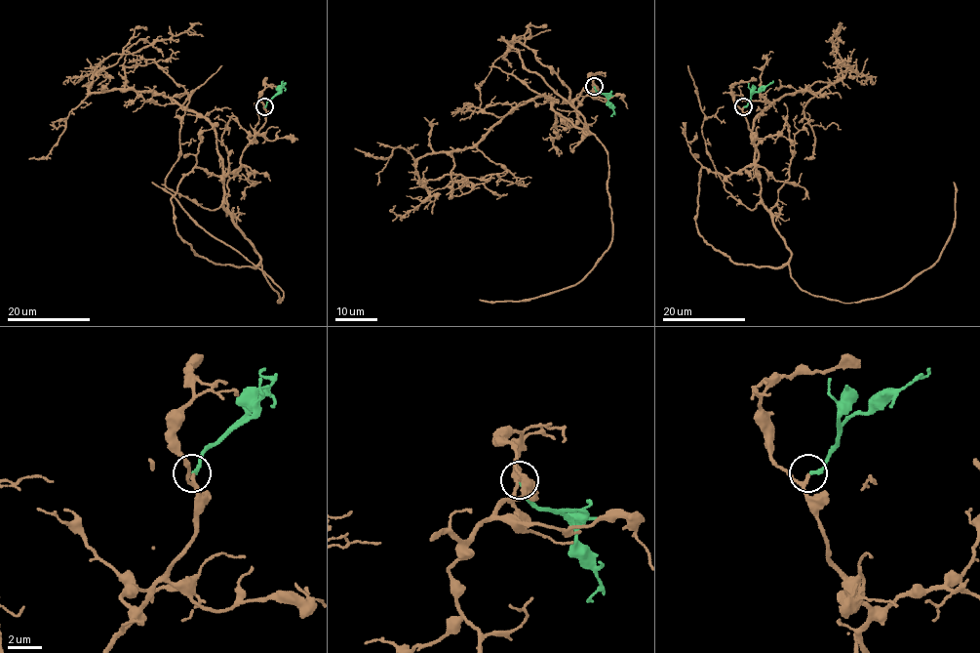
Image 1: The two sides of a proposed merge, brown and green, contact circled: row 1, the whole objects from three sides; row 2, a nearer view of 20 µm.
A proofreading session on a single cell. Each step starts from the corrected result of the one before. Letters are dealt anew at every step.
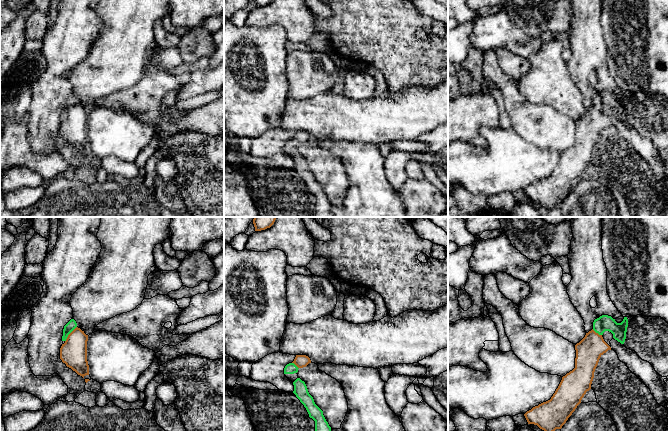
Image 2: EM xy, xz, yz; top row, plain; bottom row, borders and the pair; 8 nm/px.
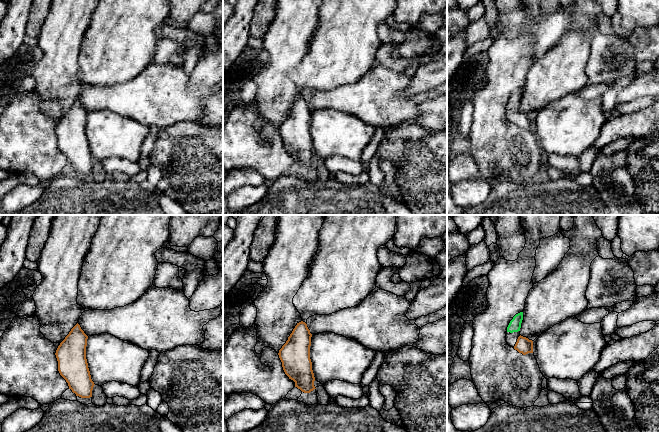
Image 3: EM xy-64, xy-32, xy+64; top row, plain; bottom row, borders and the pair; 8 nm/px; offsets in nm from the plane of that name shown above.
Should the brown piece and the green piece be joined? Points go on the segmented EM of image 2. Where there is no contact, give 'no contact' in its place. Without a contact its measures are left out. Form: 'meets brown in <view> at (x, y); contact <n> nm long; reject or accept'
meets brown in xy at (69, 334); contact 160 nm long; accept

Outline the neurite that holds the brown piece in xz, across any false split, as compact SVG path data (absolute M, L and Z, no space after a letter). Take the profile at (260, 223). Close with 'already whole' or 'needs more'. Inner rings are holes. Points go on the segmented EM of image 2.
M254 217L253 224L255 227L255 231L265 230L270 228L277 217Z; already whole

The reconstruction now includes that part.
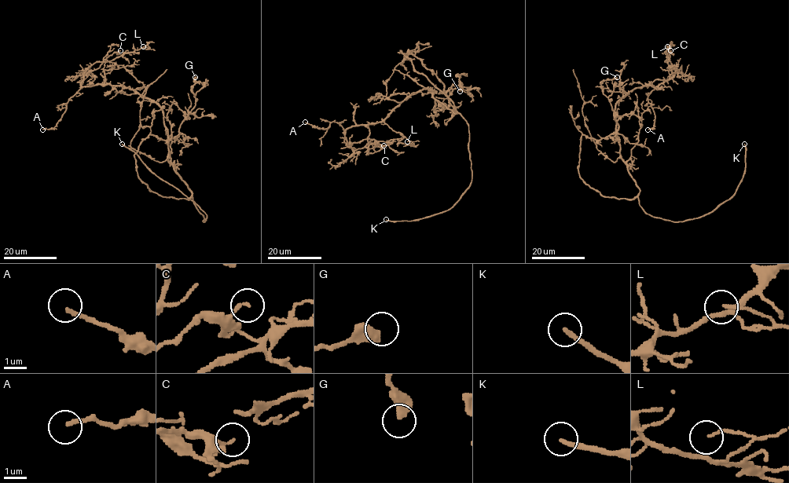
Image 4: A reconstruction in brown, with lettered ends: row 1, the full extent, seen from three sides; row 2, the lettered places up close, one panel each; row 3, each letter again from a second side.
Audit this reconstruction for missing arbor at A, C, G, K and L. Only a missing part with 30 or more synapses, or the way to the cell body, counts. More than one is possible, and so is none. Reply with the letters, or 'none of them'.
K

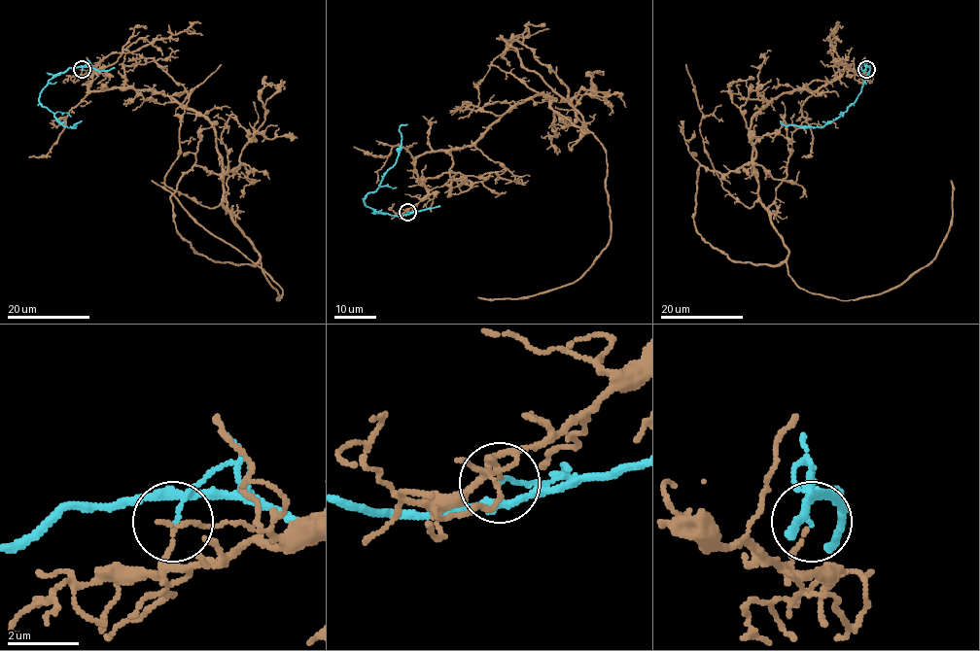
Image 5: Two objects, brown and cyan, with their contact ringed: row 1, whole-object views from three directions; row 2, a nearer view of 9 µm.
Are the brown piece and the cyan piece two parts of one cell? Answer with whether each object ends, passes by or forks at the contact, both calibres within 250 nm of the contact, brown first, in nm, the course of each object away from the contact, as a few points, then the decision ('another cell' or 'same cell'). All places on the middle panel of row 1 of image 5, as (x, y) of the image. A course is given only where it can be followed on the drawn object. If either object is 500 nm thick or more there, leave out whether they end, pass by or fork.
brown ends; cyan ends; calibres 110 and 100 nm; course brown (406, 211), (416, 158), (535, 94), (586, 132), (497, 39), (569, 100), (591, 73), (592, 98); course cyan (406, 212), (376, 213), (364, 199), (377, 188), (398, 158), (400, 128), (406, 123); another cell

